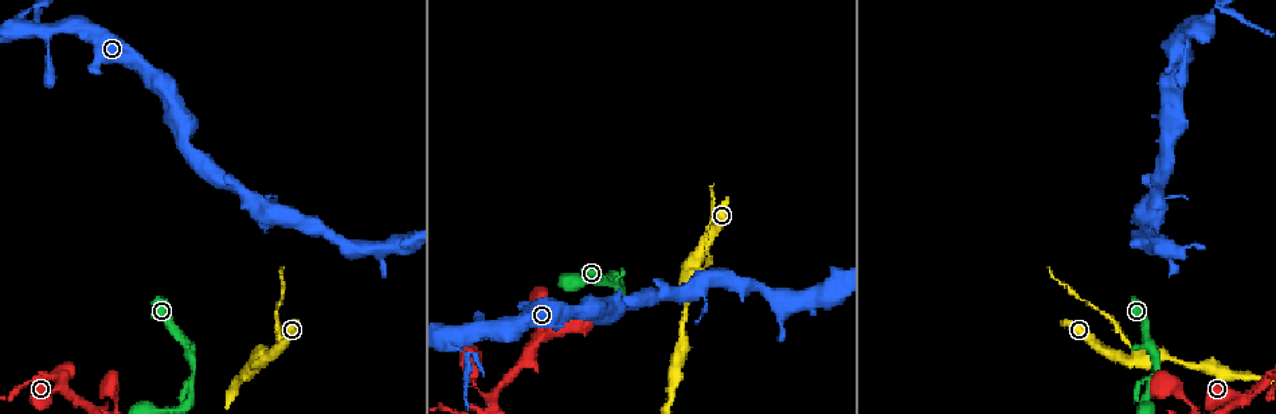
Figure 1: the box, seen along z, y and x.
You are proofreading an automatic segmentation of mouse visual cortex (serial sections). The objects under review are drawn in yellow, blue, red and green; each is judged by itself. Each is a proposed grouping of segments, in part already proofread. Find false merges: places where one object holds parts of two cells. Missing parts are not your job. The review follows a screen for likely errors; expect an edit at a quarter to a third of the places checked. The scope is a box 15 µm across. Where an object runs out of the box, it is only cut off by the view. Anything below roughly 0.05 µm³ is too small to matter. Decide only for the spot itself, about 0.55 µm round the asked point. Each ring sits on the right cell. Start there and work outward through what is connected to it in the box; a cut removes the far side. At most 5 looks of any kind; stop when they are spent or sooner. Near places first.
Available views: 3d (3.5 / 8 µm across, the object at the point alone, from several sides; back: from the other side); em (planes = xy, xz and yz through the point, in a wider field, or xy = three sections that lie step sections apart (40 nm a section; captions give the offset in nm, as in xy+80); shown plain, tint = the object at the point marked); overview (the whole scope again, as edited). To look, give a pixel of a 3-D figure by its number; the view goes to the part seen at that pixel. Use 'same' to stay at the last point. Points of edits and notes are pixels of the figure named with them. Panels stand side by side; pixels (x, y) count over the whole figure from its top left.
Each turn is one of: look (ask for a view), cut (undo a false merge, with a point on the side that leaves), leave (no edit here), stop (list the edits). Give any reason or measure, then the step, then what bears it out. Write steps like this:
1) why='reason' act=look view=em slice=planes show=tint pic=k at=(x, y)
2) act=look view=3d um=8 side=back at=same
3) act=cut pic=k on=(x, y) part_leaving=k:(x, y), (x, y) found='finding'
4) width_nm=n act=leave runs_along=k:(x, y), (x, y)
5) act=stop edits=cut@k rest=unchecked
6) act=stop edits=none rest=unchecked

why='narrows sharply' act=look view=3d um=8 pic=1 at=(1257, 386)

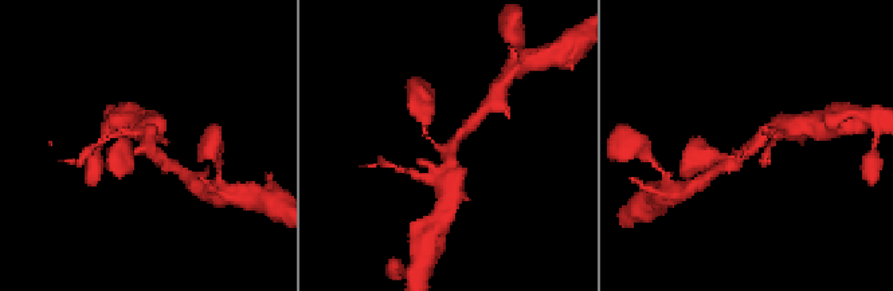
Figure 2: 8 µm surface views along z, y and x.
why='zoom in' act=look view=3d um=3.5 pic=2 at=(753, 150)

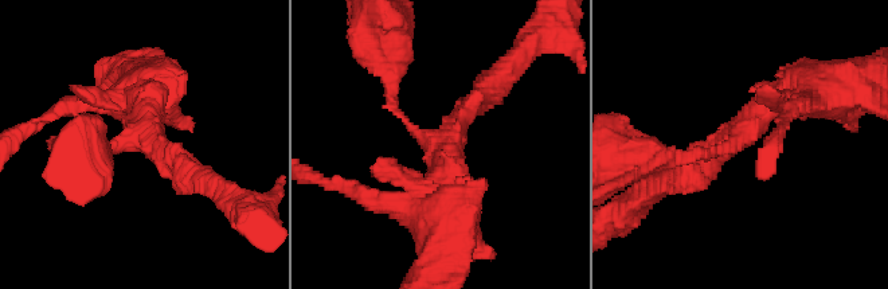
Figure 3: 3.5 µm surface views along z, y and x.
why='need the tissue' act=look view=em slice=xy step=5 show=tint pic=3 at=(139, 139)

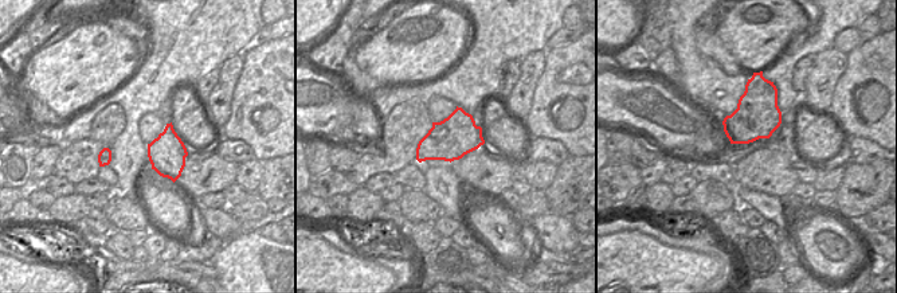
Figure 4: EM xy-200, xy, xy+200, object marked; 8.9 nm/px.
arm_widths_nm=150,250,350 act=leave runs_along=3:(87, 160), (149, 139), (191, 176) found='all the same cell'

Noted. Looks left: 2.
why='narrows sharply' act=look view=3d um=3.5 side=back pic=1 at=(20, 19)

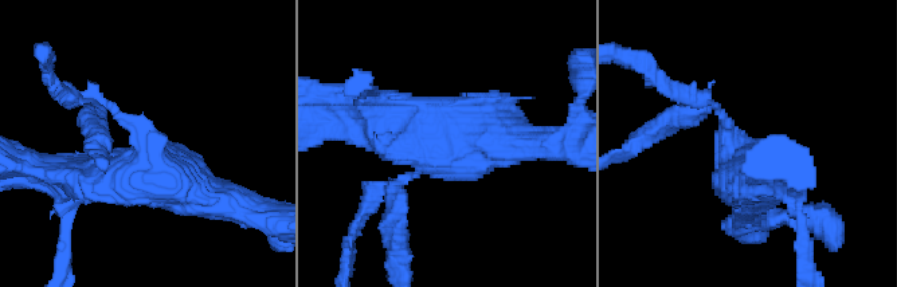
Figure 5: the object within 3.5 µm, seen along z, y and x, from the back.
why='shape alone is not enough' act=look view=em slice=xy step=1 show=tint pic=5 at=(733, 147)

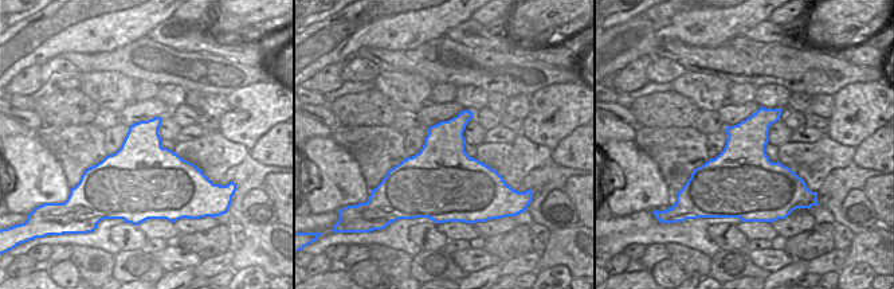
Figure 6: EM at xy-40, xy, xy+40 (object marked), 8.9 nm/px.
act=leave found='continuous, no second cell'

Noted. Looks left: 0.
act=stop edits=none rest=unchecked

